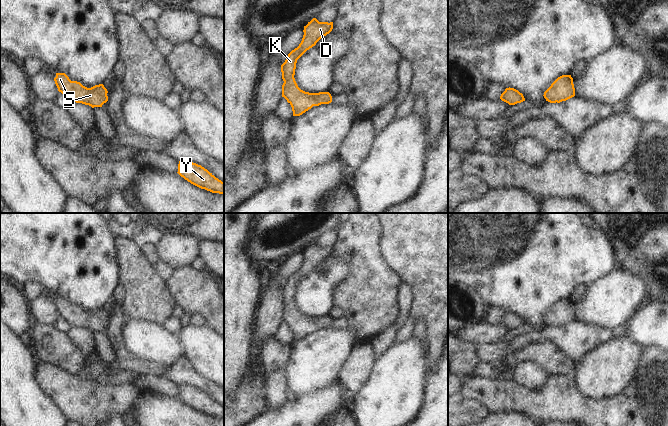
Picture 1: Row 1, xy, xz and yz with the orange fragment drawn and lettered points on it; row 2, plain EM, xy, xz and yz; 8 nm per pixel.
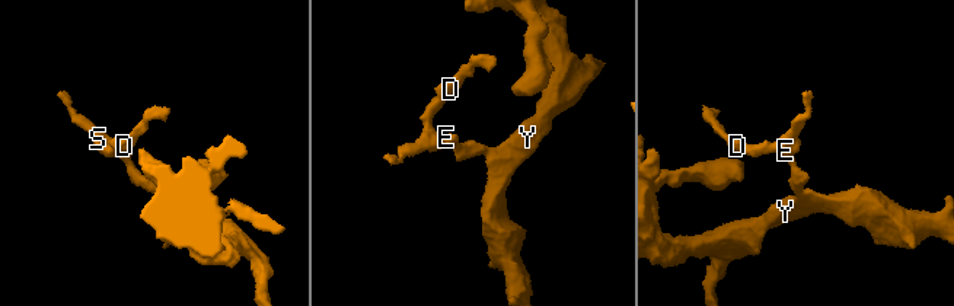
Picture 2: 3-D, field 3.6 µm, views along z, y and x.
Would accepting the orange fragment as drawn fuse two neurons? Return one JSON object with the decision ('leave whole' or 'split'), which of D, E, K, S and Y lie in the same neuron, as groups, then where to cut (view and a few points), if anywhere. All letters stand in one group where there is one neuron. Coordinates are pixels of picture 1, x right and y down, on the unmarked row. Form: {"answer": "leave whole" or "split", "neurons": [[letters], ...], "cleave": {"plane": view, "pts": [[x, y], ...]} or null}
{"answer": "leave whole", "neurons": [["D", "E", "K", "S", "Y"]], "cleave": null}

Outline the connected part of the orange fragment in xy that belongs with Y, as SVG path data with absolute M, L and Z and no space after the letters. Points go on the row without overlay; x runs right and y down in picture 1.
M179 385L177 397L201 413L212 417L224 418L224 406L216 402L201 389L190 385Z

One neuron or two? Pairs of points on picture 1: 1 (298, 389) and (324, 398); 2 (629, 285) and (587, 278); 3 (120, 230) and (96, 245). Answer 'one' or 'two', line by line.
1: two
2: two
3: two

